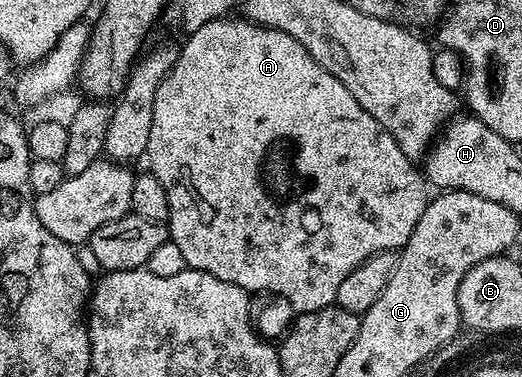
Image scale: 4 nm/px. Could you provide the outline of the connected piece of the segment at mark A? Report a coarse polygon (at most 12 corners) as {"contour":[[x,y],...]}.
{"contour":[[185,37],[145,159],[187,269],[295,313],[427,181],[296,38]]}

